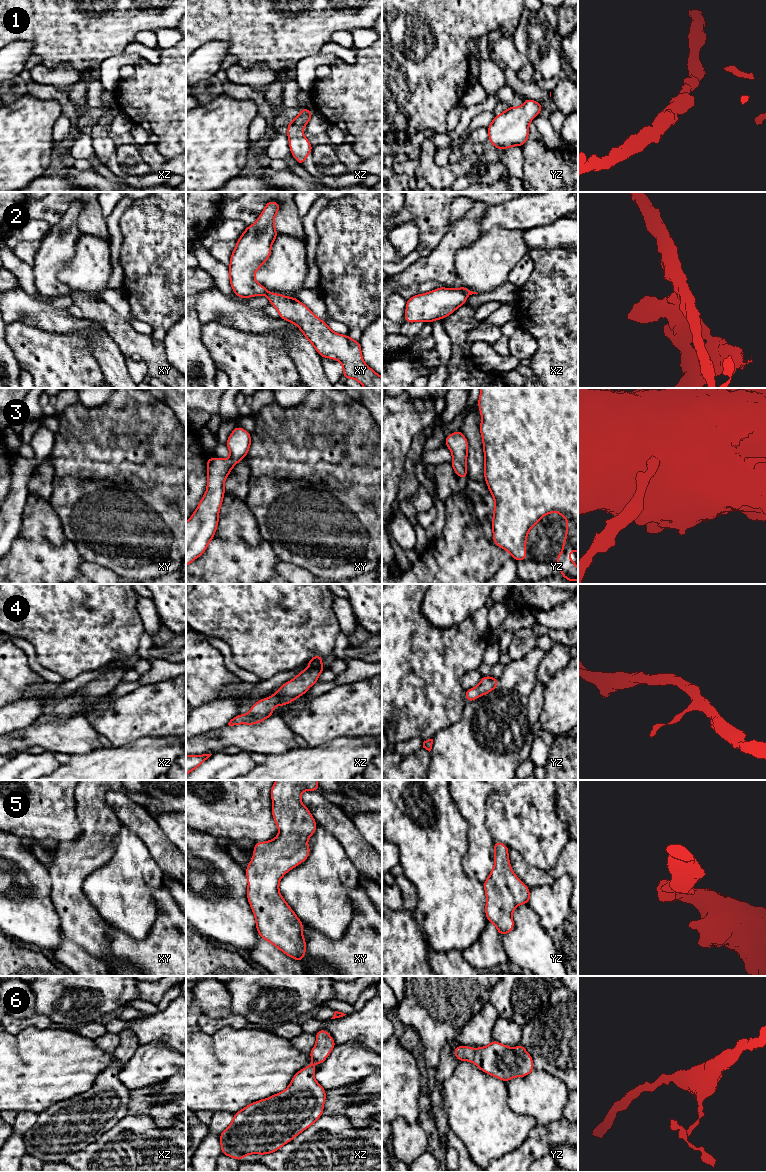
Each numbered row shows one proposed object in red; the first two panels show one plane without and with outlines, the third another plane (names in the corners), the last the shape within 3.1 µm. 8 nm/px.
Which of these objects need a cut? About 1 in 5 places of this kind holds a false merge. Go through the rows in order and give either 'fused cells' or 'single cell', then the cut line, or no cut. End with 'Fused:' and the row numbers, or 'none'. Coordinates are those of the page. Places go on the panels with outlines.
1: single cell; no cut
2: fused cells; cut in xz along (460, 288), (466, 295)
3: single cell; no cut
4: single cell; no cut
5: single cell; no cut
6: single cell; no cut
Fused: 2

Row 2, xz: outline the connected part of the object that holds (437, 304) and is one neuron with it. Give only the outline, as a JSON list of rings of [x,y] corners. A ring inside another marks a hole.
[[[440,287],[407,299],[405,320],[407,323],[424,321],[431,323],[451,315],[466,304],[467,295],[461,290]]]

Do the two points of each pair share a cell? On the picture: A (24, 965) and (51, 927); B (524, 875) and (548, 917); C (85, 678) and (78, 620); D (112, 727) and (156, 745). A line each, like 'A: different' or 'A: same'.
A: different
B: different
C: different
D: different

